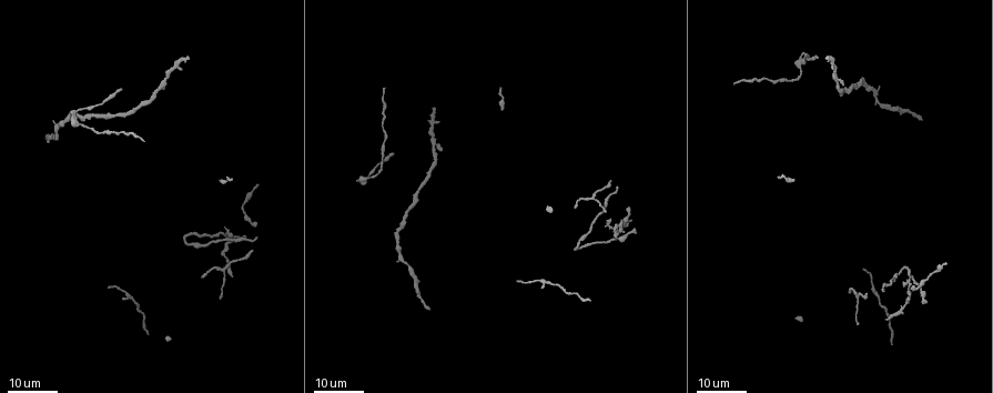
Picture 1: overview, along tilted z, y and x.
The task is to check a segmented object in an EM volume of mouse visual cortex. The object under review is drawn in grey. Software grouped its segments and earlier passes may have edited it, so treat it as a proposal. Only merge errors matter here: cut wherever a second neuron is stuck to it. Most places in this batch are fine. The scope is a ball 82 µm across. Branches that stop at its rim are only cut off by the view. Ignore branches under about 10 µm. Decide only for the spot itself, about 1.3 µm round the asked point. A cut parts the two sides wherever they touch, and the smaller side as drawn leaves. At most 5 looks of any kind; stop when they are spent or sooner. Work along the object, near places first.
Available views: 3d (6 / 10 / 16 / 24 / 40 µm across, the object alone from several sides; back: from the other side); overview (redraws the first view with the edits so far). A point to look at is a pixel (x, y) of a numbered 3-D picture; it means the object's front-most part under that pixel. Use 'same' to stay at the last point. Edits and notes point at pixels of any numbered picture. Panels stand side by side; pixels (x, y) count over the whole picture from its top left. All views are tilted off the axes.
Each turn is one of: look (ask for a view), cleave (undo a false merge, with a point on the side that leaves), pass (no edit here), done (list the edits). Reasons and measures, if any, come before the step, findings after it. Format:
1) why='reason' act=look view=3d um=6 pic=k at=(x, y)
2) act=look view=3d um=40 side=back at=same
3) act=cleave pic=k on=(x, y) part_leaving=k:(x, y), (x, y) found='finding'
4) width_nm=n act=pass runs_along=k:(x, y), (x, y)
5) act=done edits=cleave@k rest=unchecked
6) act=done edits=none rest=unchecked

why='calibre changes' act=look view=3d um=24 pic=1 at=(419, 289)

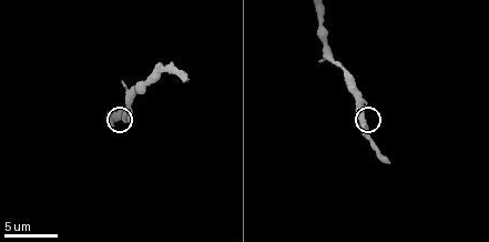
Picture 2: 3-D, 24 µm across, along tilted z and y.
act=look view=3d um=10 pic=2 at=(363, 118)

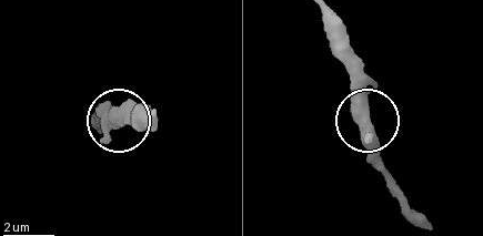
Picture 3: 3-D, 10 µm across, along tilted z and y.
act=pass found='one neuron here'

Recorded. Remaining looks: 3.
act=look view=3d um=24 pic=1 at=(430, 171)

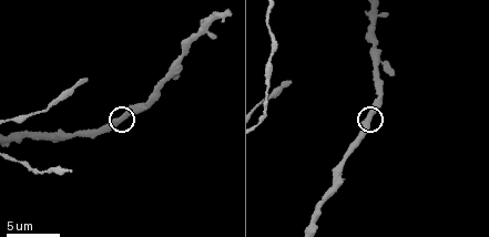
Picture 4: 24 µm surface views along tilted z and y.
why='closer look' act=look view=3d um=6 pic=4 at=(122, 118)

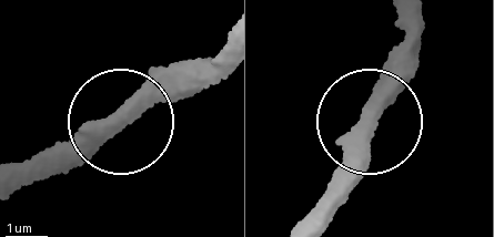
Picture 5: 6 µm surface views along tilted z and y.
width_nm=380 act=pass runs_along=5:(360, 121), (345, 201) found='all the same neuron'

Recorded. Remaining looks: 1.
act=done edits=none rest=unchecked

